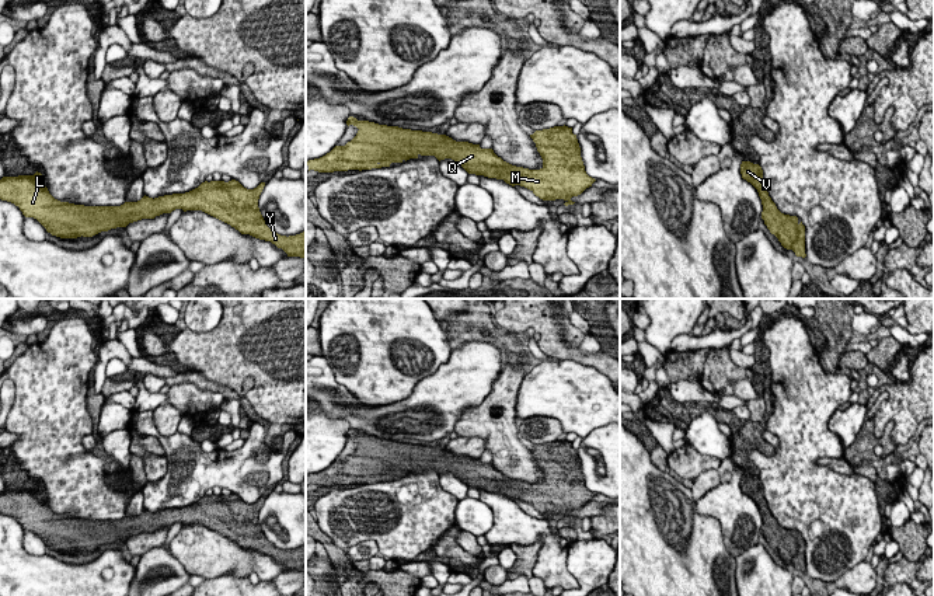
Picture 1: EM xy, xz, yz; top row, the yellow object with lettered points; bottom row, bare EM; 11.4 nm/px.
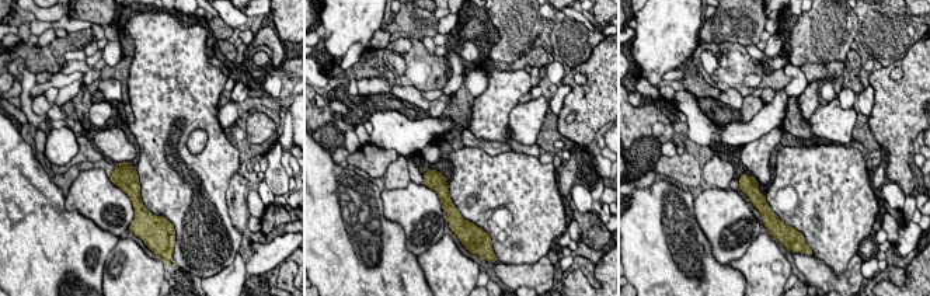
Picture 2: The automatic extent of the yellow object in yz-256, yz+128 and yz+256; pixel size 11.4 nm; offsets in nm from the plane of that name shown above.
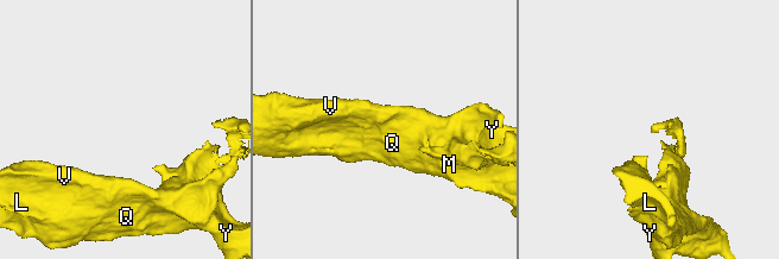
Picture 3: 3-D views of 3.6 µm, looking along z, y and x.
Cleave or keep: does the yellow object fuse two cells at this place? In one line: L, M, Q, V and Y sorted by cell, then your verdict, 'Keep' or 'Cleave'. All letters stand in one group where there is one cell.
Groups: L M Q V Y. Keep

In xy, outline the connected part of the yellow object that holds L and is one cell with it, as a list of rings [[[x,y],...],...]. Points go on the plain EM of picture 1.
[[[42,489],[3,491],[0,494],[0,513],[14,517],[20,522],[25,531],[36,533],[48,547],[60,553],[93,551],[101,546],[108,546],[116,541],[126,541],[129,537],[142,533],[154,533],[163,527],[171,527],[175,523],[202,524],[238,544],[241,548],[250,548],[255,553],[271,555],[278,562],[282,562],[287,571],[300,571],[306,574],[306,546],[296,550],[280,550],[269,543],[259,526],[258,513],[265,501],[261,496],[254,503],[244,502],[238,495],[205,495],[198,502],[185,508],[172,508],[158,512],[143,510],[137,516],[125,516],[121,520],[84,520],[55,513],[48,502],[36,499],[36,492]]]

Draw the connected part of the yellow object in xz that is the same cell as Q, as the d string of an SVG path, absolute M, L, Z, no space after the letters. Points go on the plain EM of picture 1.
M353 431L348 432L346 439L359 443L356 450L345 460L335 460L325 470L306 475L309 485L362 485L390 481L391 477L418 473L419 468L435 470L439 475L454 474L468 488L524 501L543 515L564 513L565 520L574 519L571 512L581 509L596 495L586 488L576 449L565 439L530 449L543 473L540 484L512 480L492 463L456 456L446 449L379 439Z

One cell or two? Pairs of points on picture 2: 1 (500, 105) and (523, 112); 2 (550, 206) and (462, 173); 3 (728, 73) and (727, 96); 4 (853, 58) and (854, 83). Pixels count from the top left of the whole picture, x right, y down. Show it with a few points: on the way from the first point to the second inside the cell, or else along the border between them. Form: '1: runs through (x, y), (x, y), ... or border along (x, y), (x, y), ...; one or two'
1: border along (519, 103), (509, 114), (509, 136); two
2: runs through (528, 191), (515, 180), (495, 180), (484, 174); one
3: border along (721, 90), (735, 89), (744, 97); two
4: runs through (853, 63), (853, 77); one

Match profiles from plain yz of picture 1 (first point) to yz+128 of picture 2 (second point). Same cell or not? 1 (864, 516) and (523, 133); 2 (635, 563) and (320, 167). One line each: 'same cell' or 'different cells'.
1: different cells
2: same cell

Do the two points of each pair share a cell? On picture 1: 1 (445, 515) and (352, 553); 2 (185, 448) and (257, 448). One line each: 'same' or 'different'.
1: different
2: same

